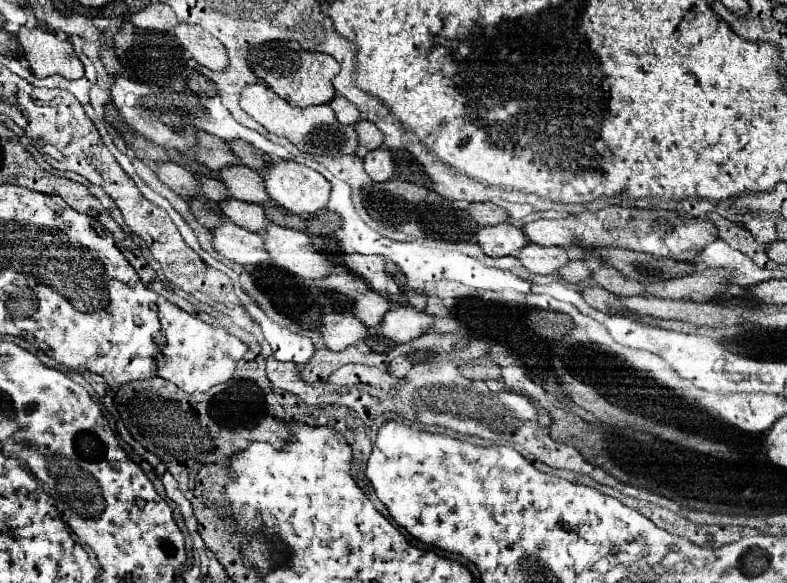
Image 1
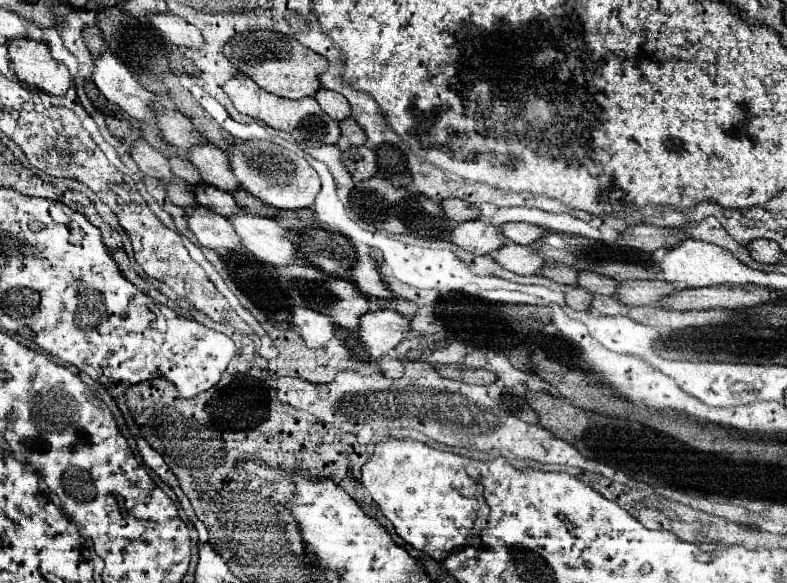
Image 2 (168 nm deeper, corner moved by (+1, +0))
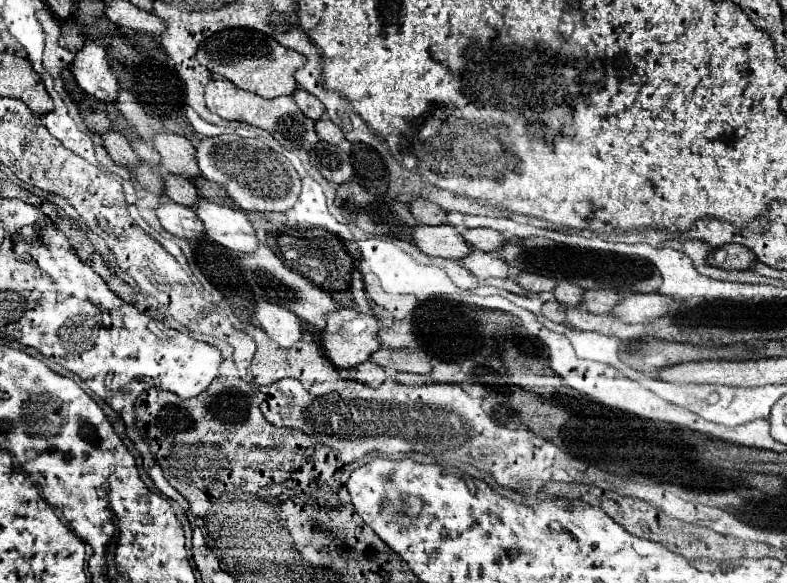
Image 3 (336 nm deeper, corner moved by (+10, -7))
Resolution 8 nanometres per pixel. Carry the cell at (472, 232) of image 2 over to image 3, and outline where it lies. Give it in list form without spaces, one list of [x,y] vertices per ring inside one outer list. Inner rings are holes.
[[[449,224],[415,226],[411,232],[411,242],[427,256],[439,258],[463,258],[465,252],[471,250],[463,244],[463,236]]]

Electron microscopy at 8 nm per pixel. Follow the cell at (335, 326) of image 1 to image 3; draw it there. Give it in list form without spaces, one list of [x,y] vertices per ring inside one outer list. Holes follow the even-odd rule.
[[[257,300],[253,316],[257,324],[267,332],[267,336],[279,346],[289,348],[301,340],[301,320],[285,308],[265,300]]]

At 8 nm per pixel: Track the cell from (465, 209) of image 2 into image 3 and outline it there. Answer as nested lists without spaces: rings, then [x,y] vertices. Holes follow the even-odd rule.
[[[417,198],[417,200],[411,200],[409,202],[409,210],[413,214],[413,218],[419,222],[419,224],[431,224],[431,226],[437,226],[437,224],[445,224],[447,222],[447,214],[433,202],[429,200],[423,200],[423,198]]]

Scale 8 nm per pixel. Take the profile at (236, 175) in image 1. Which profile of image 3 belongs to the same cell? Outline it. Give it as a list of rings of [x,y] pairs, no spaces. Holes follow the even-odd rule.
[[[161,132],[153,136],[153,146],[161,156],[159,166],[167,172],[175,172],[185,178],[195,178],[201,174],[199,168],[195,168],[195,148],[185,136]]]

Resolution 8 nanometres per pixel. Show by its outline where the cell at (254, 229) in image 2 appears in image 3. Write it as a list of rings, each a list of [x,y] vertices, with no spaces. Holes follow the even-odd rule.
[[[199,198],[193,204],[193,210],[197,218],[203,222],[205,234],[215,240],[217,244],[235,250],[239,254],[243,252],[255,252],[259,238],[255,230],[251,228],[251,222],[239,208],[229,208],[223,204],[209,202],[205,198]]]

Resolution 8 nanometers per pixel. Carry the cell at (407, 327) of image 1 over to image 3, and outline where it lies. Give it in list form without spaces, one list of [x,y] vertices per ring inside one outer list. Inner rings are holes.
[[[339,308],[339,310],[327,312],[325,318],[327,318],[327,326],[321,332],[321,342],[323,342],[327,358],[337,368],[353,368],[353,366],[369,360],[371,354],[381,348],[379,338],[377,338],[381,324],[375,316],[367,316],[367,314],[361,314],[351,308]]]

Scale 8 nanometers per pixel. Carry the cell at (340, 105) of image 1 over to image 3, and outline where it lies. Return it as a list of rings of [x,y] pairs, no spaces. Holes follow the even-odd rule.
[[[297,88],[291,98],[299,106],[299,110],[303,110],[305,116],[309,116],[311,120],[319,120],[319,118],[325,116],[323,114],[323,104],[319,104],[319,100],[315,96],[311,96],[309,92],[303,92],[303,88]]]

